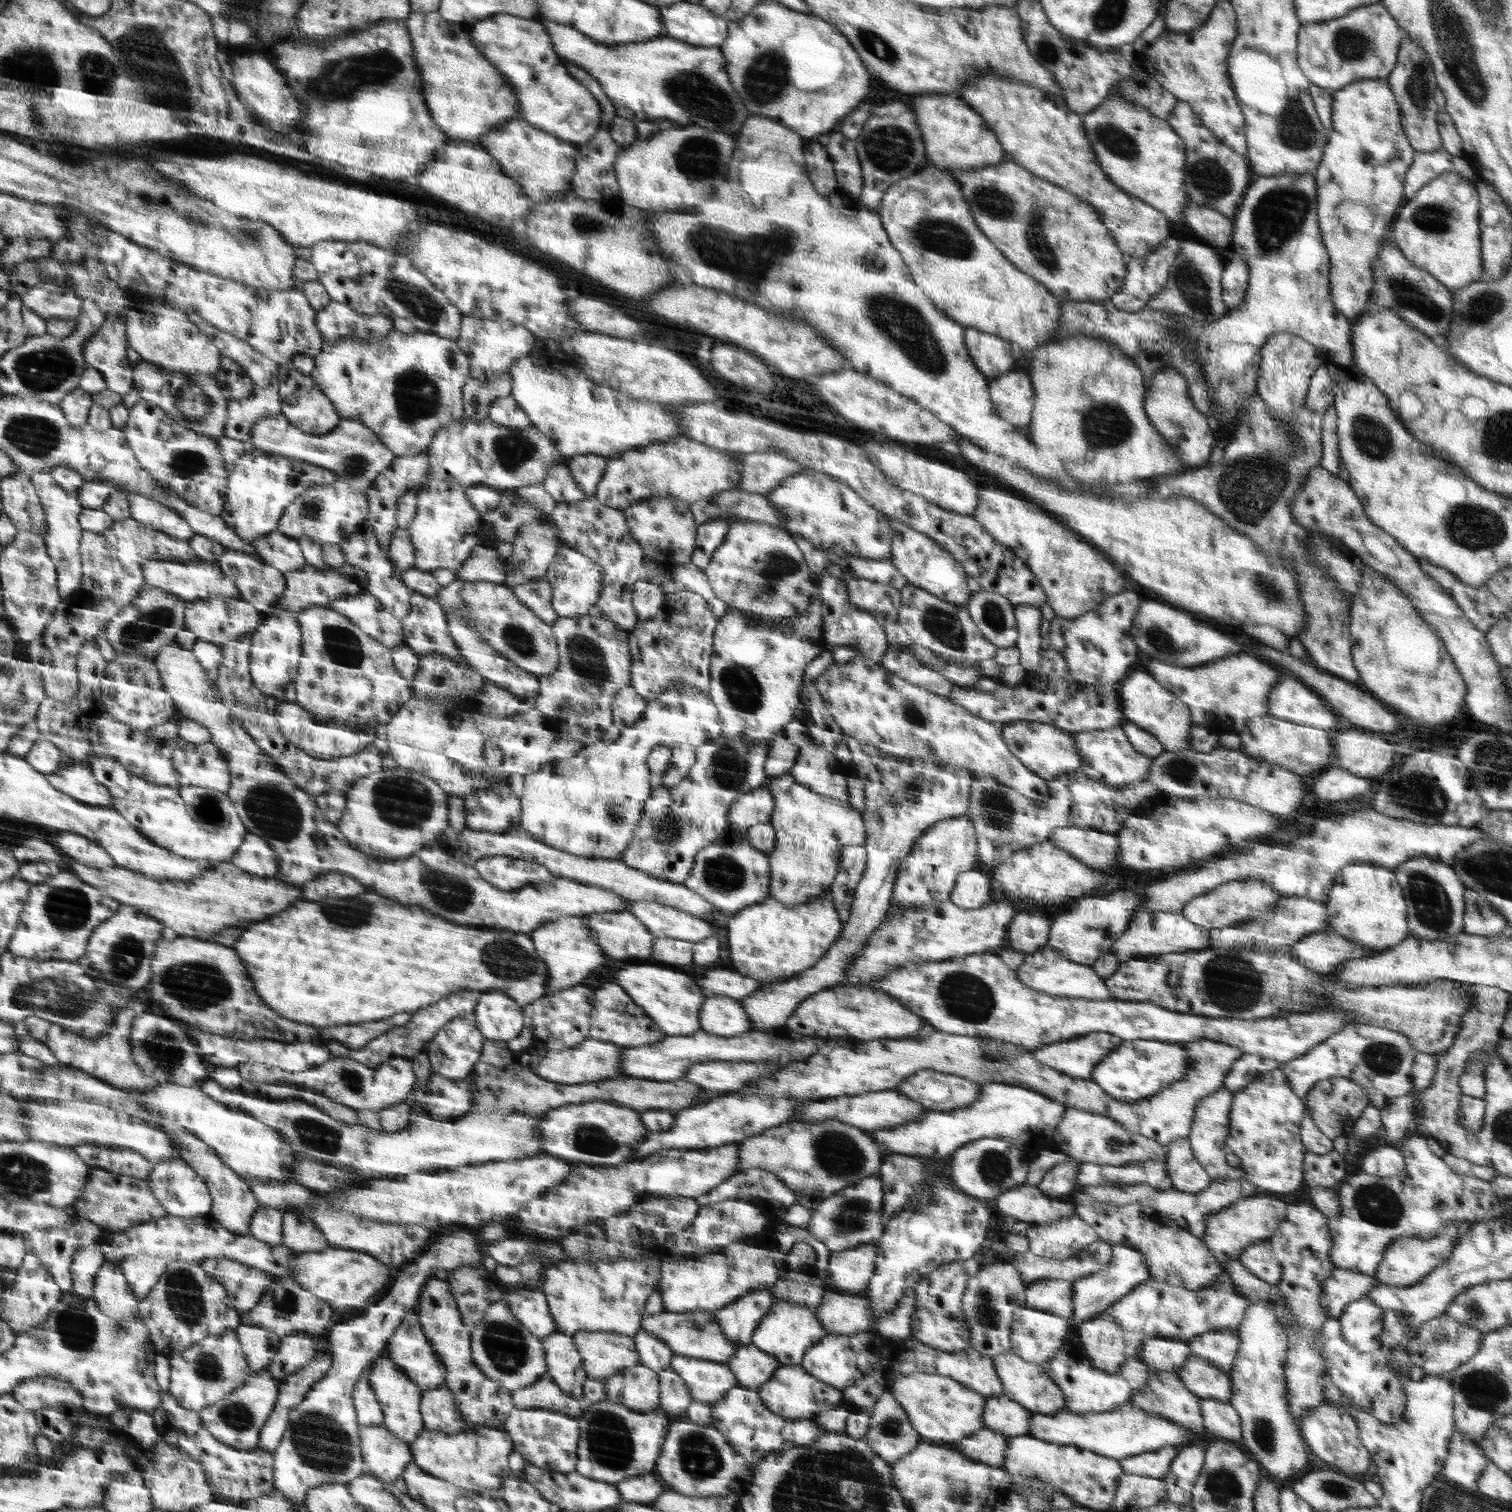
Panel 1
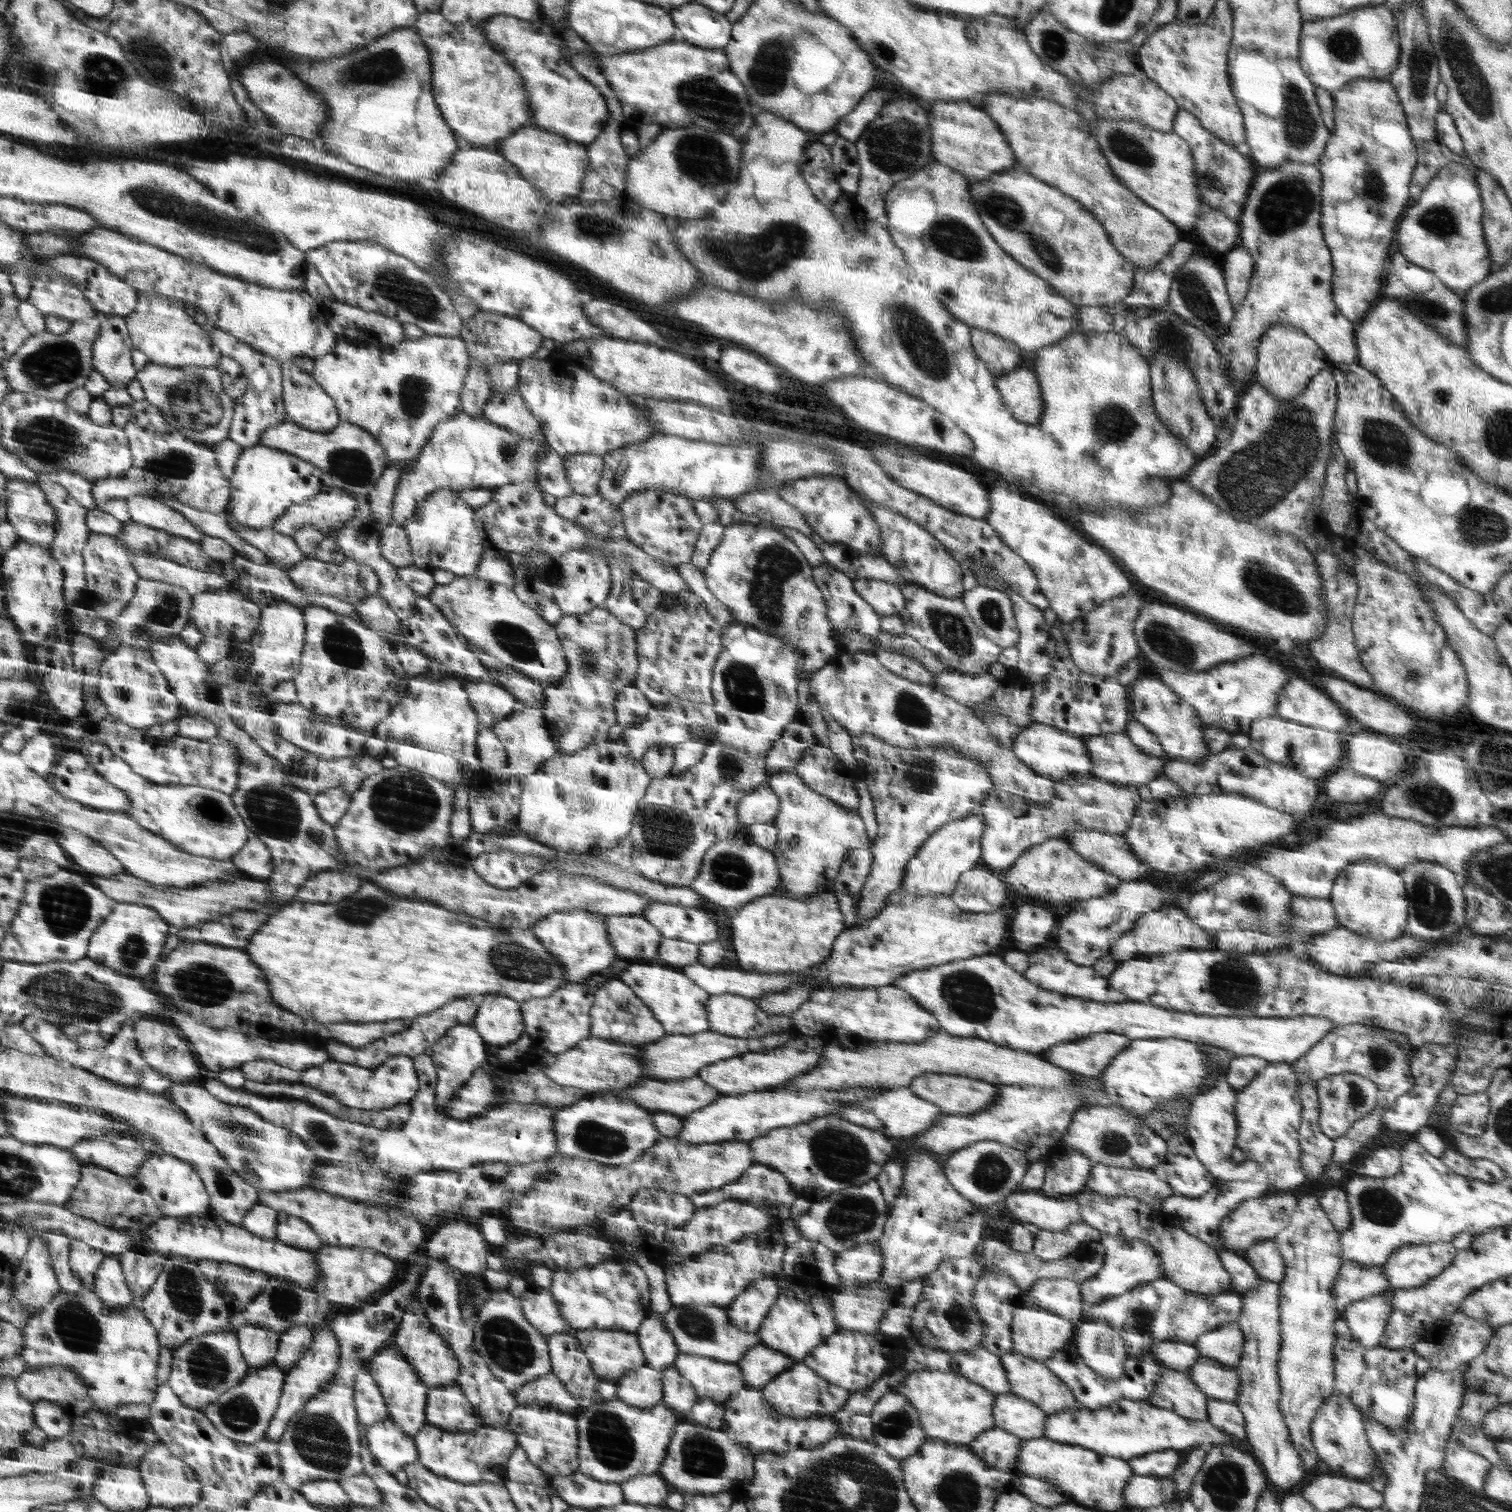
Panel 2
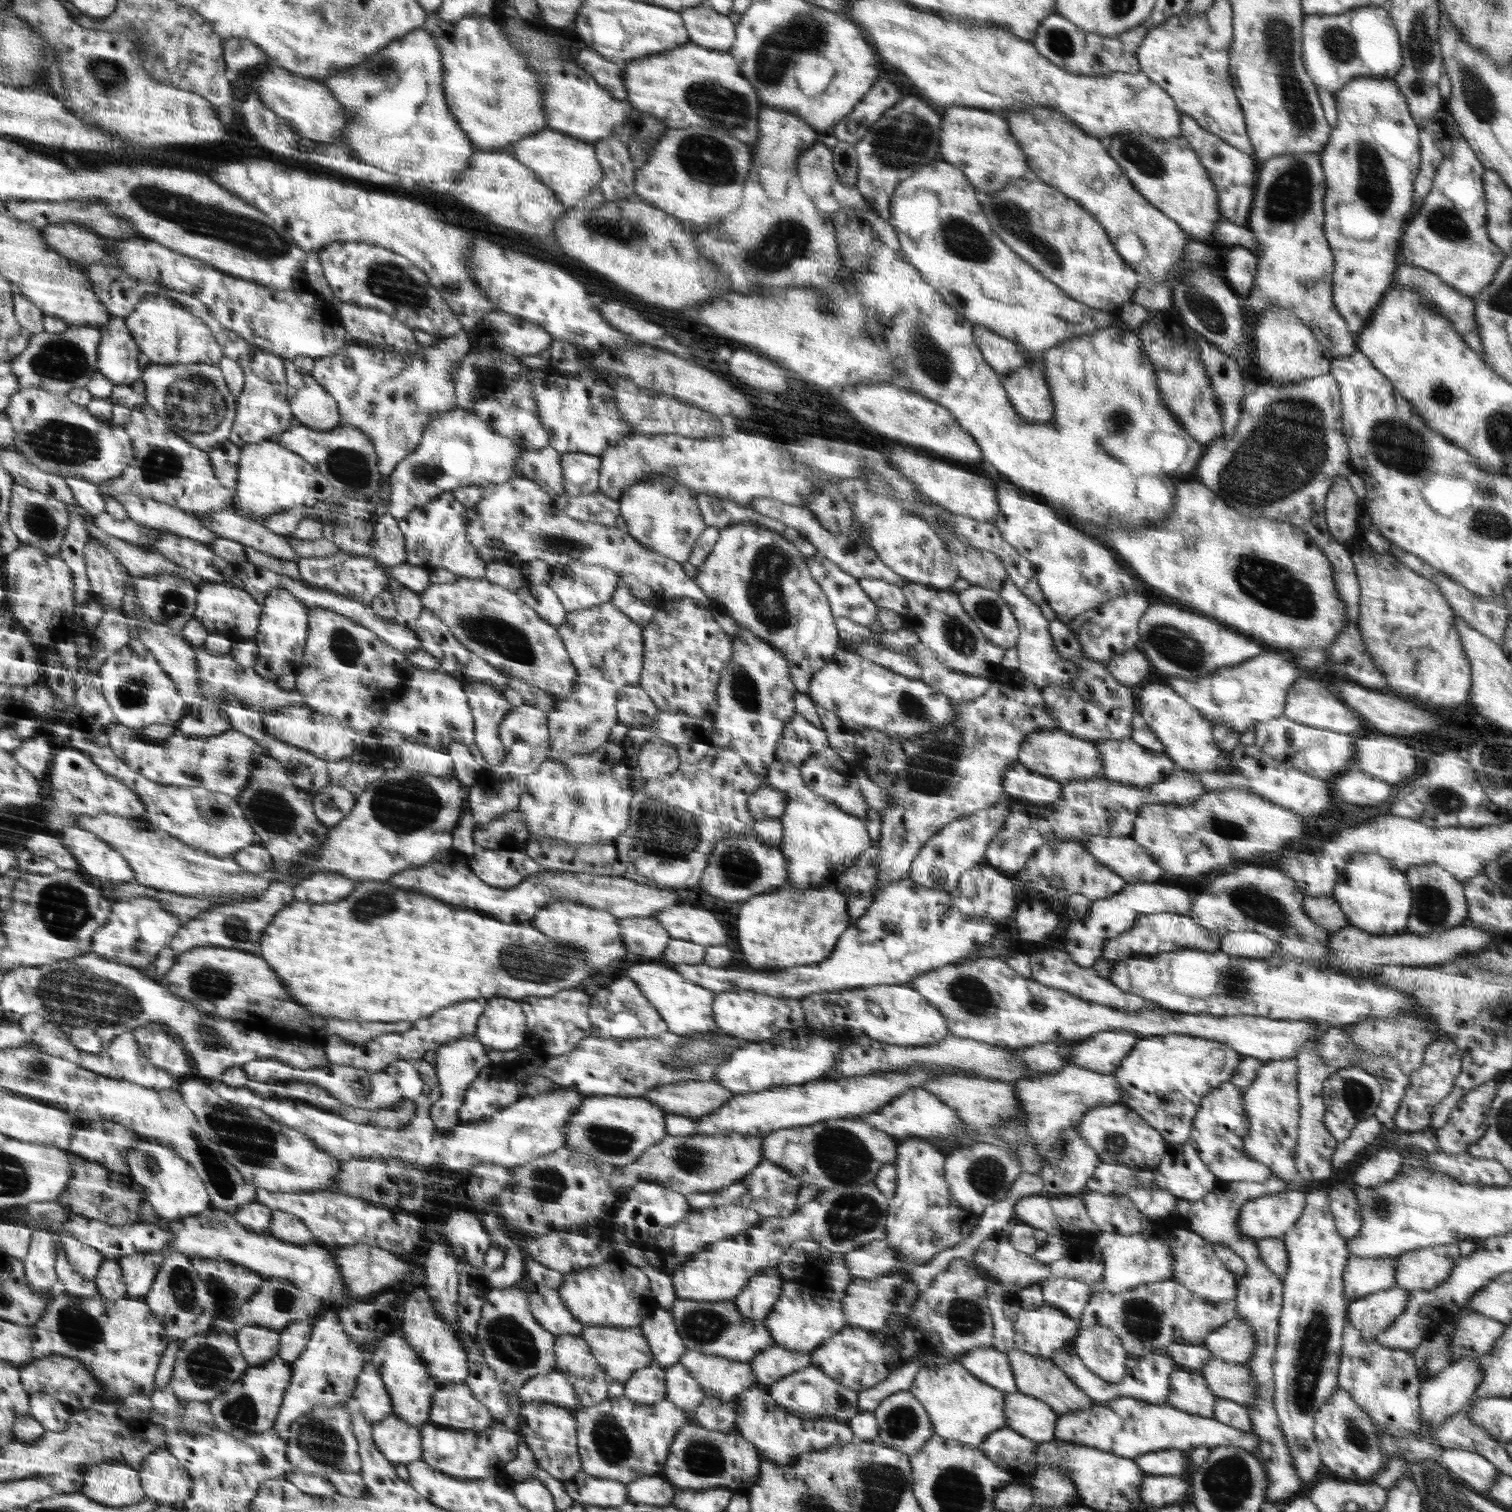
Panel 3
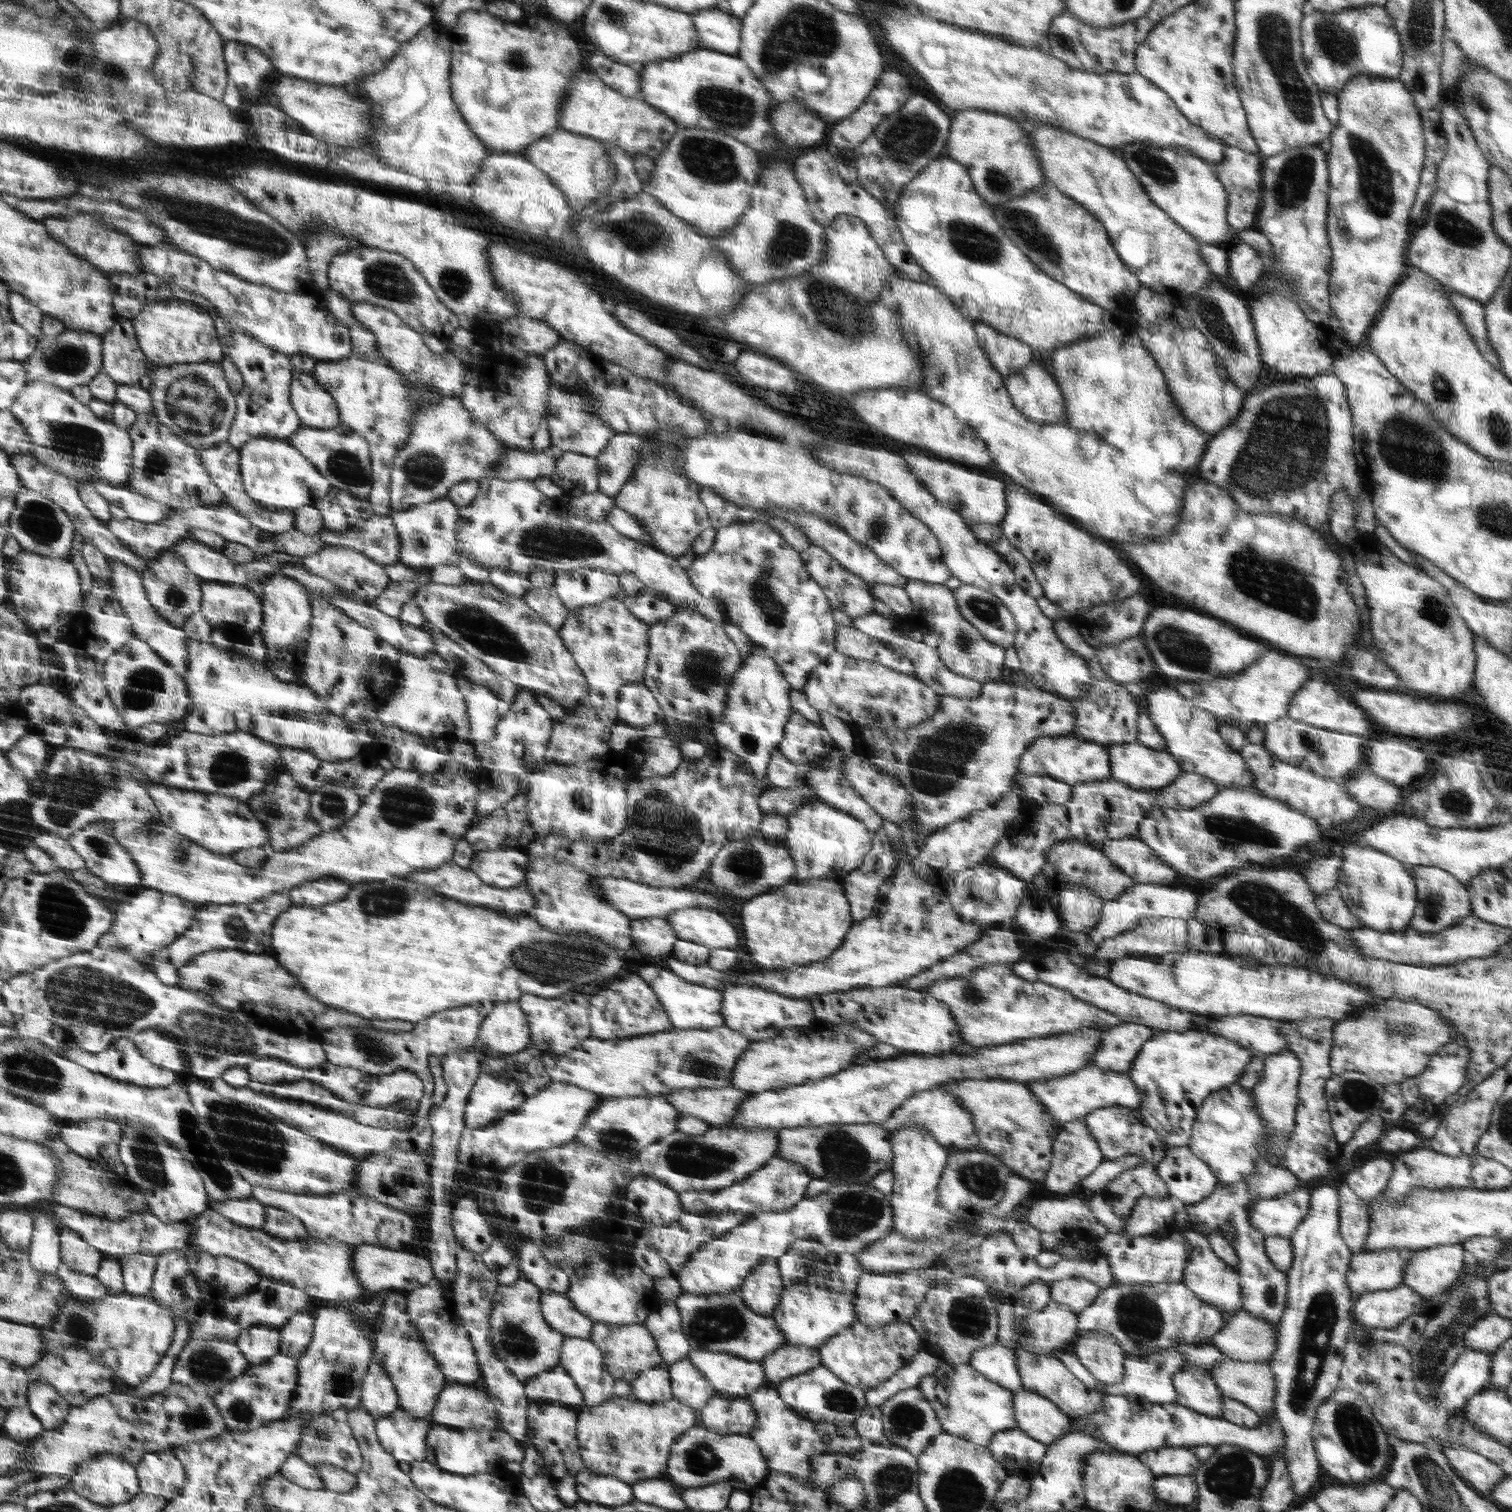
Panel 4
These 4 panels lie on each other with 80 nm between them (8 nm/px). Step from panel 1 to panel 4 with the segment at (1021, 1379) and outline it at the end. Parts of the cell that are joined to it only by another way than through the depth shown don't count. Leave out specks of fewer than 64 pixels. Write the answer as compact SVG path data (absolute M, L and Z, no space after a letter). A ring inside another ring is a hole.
M1019 1347L1014 1351L1018 1357L1019 1375L1024 1389L1045 1396L1072 1418L1092 1414L1101 1408L1105 1392L1097 1388L1086 1388L1056 1357L1031 1353Z

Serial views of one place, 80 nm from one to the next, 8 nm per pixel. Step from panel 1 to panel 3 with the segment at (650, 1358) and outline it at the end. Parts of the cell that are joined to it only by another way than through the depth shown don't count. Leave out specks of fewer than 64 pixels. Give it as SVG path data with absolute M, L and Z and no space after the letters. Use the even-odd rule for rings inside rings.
M658 1307L639 1324L639 1328L649 1338L656 1365L664 1368L672 1366L687 1351L670 1310Z

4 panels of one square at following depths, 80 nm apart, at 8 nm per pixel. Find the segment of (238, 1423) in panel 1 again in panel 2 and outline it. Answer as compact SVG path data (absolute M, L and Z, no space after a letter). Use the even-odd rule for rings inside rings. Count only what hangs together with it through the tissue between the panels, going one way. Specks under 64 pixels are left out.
M272 1365L254 1368L240 1383L224 1392L219 1399L202 1409L215 1429L232 1440L254 1444L262 1440L279 1406L279 1398L286 1383L286 1372Z

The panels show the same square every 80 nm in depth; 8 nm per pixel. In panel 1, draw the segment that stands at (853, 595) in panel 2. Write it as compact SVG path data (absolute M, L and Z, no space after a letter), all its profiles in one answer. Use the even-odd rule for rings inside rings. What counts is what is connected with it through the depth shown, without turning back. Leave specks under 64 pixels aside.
M826 569L820 572L820 579L816 580L821 590L823 636L827 644L834 649L835 647L857 644L858 652L863 653L865 658L871 658L875 662L881 663L884 653L891 648L887 641L885 630L876 619L865 610L860 610L848 598L846 592L845 578L838 579L828 575Z

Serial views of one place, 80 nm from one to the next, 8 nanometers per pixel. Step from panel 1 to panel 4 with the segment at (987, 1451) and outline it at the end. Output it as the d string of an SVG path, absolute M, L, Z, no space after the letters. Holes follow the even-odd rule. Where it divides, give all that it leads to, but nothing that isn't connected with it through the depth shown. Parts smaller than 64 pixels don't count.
M1019 1428L1000 1431L987 1446L1008 1474L1032 1481L1037 1476L1048 1445L1034 1440Z

